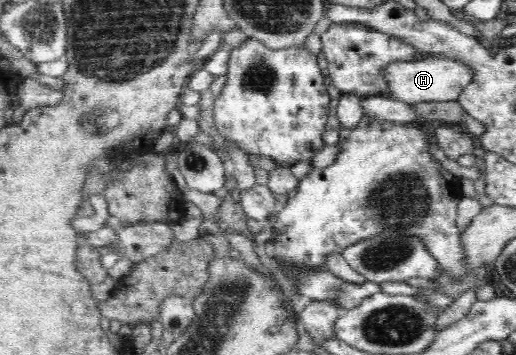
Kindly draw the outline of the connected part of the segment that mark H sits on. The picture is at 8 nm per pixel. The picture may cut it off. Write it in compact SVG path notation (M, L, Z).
M433 56L421 60L396 61L382 69L386 81L383 95L403 103L421 103L421 101L455 101L464 87L472 80L473 72L468 65L453 61L445 56Z

